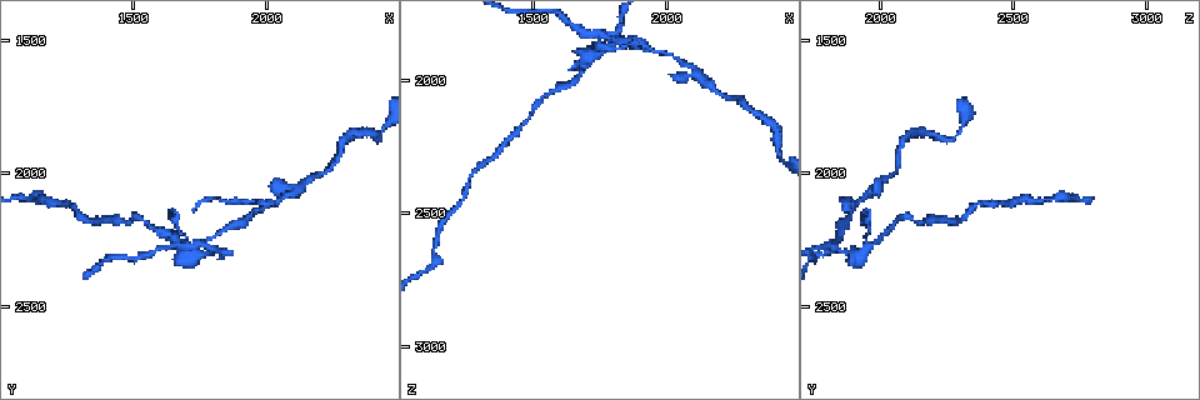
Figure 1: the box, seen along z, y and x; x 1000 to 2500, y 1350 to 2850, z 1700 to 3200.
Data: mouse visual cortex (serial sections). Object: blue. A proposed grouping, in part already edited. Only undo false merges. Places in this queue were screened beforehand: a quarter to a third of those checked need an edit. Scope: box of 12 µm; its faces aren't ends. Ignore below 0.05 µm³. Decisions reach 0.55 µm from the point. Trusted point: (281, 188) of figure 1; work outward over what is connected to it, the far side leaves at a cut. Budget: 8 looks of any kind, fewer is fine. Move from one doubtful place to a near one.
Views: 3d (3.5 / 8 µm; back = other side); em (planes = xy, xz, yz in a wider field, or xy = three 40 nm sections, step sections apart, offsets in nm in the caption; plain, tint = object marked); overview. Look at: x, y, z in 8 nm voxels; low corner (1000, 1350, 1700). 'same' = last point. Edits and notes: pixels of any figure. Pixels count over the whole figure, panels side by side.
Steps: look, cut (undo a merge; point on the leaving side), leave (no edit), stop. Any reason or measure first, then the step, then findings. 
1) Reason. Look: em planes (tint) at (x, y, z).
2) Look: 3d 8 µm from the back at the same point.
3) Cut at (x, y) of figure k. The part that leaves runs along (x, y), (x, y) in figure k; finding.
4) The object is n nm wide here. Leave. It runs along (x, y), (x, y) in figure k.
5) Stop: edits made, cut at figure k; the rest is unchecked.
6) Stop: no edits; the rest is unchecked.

Abrupt turn. Look: 3d 3.5 µm at (2420, 1880, 2260).

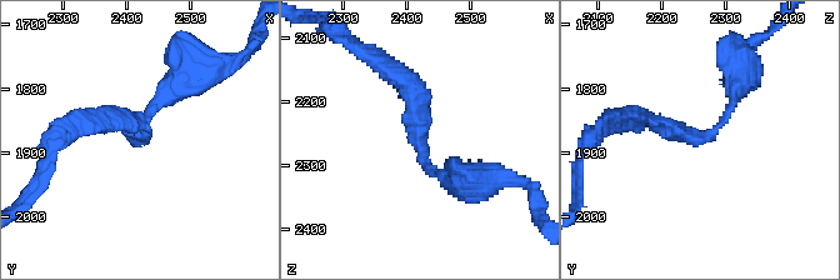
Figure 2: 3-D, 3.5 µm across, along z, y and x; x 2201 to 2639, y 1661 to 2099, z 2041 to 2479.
Leave. It runs along (391, 74), (426, 164), (461, 180) in figure 2; one cell here.

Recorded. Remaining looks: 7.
Branch point. Look: 3d 8 µm at (1990, 2120, 1900).

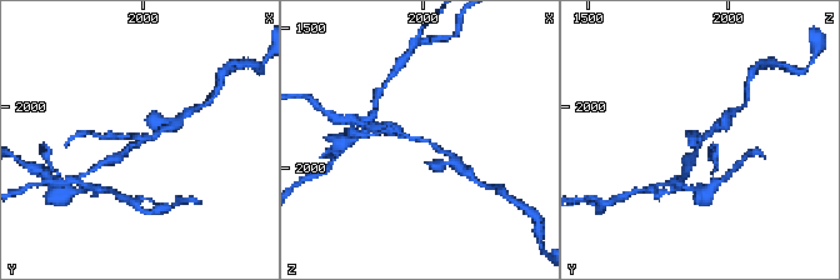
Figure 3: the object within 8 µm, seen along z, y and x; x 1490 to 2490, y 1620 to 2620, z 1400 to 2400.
Look: 3d 3.5 µm from the back at (1990, 2110, 1900).

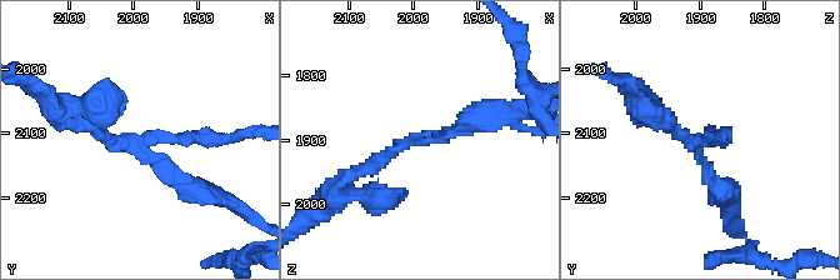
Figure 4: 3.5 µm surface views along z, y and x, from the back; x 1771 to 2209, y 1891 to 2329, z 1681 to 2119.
Look: em xy step 1 (tint) at (1990, 2120, 1905).

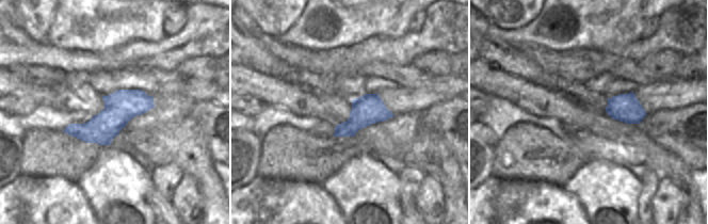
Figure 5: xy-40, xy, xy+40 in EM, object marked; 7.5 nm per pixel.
Cut at (194, 135) of figure 4. The part that leaves runs along (141, 143), (234, 139), (256, 131) in figure 4; a second cell is stuck on.

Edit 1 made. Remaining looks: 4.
Sharp bend. Look: 3d 8 µm at (1760, 2250, 1830).

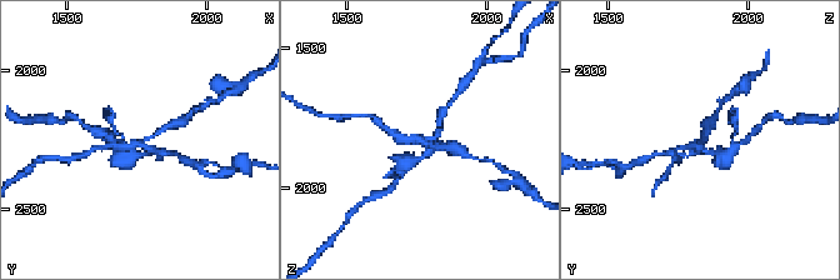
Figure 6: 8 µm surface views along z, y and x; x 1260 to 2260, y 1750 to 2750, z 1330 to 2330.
4 arms meet here; the arms are 150, 200, 200, 250 nm wide; shape alone is not enough. Look: em xy step 5 (tint) at (1770, 2260, 1840).

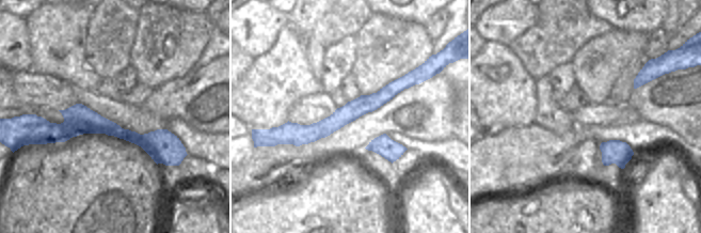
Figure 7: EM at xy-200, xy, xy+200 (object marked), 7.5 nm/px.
Cut at (134, 156) of figure 6. Two cells meet here.

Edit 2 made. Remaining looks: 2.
Stop: edits made, cut at figure 4, cut at figure 6; the rest is unchecked.

